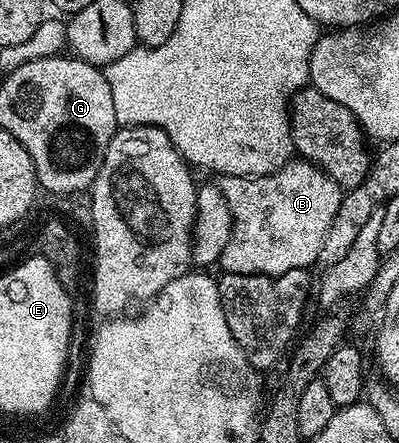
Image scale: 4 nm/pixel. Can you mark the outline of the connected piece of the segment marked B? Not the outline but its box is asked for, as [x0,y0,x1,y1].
[219,160,343,276]

